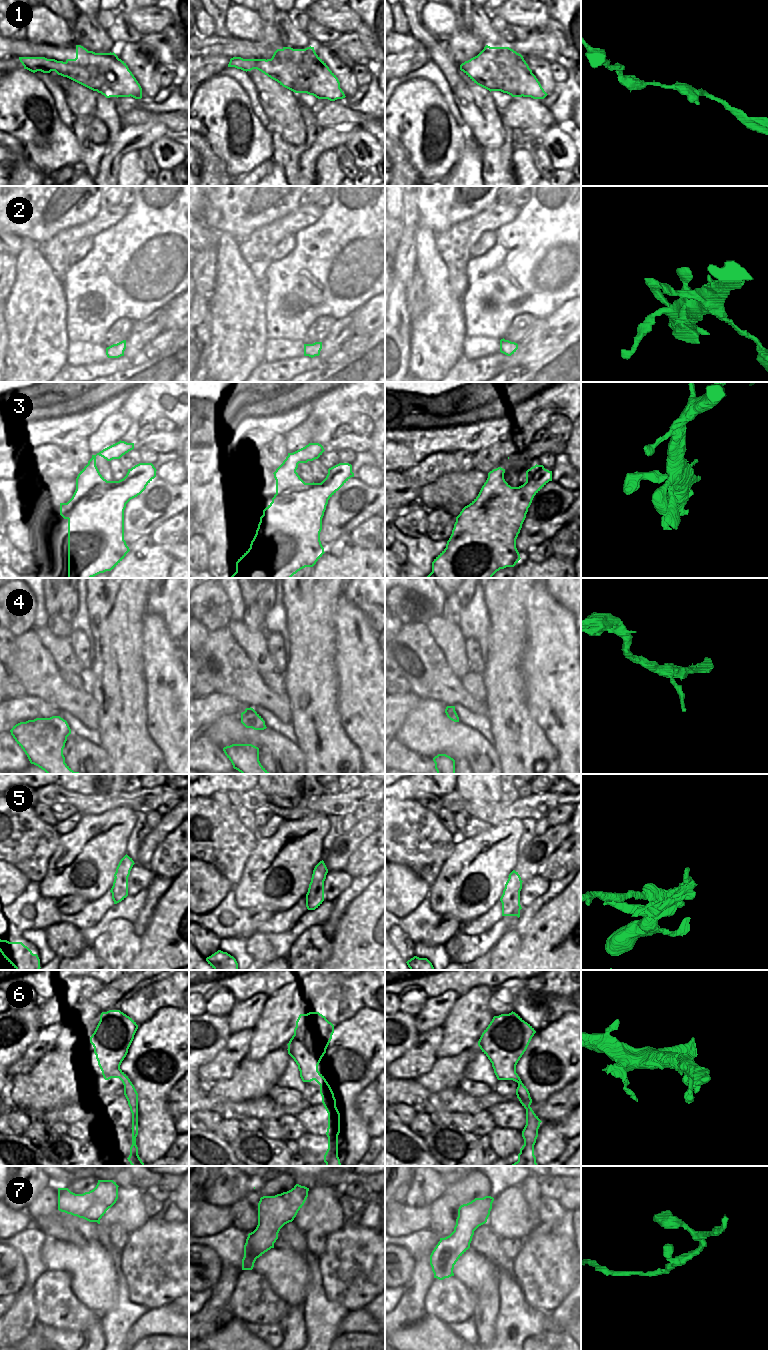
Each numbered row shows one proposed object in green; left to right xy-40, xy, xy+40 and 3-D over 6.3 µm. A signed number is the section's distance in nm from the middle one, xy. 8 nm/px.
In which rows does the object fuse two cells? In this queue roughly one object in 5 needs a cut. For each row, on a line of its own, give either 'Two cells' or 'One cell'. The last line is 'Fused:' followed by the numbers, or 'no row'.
1: Two cells
2: One cell
3: One cell
4: One cell
5: Two cells
6: One cell
7: One cell
Fused: 1, 5

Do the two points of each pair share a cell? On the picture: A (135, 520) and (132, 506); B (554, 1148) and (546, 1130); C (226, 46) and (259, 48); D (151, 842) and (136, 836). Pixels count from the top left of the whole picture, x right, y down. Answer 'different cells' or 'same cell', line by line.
A: same cell
B: same cell
C: same cell
D: different cells

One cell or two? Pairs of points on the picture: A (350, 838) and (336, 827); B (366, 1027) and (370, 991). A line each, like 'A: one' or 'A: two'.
A: two
B: two

